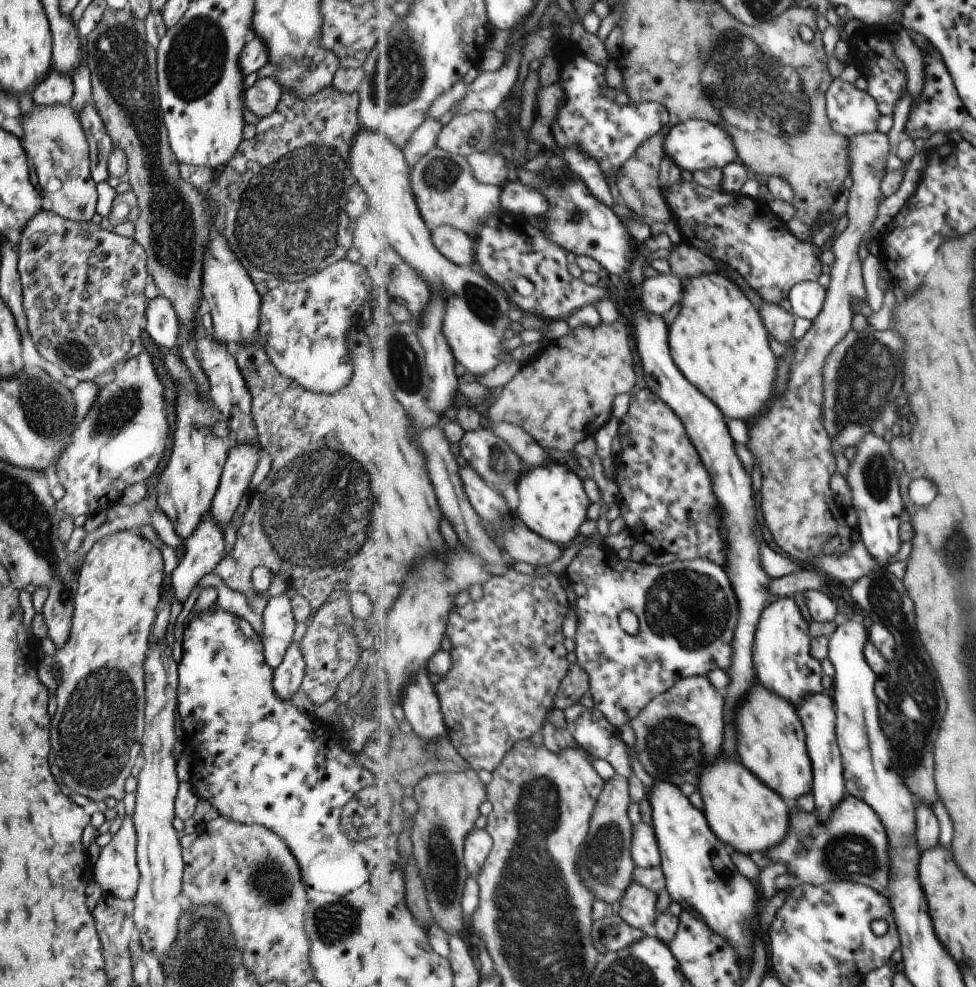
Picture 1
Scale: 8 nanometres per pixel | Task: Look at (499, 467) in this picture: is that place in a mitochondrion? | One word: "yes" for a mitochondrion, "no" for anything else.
yes

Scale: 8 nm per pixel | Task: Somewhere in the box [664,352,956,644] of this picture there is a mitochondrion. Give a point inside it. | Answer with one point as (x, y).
(877, 474)

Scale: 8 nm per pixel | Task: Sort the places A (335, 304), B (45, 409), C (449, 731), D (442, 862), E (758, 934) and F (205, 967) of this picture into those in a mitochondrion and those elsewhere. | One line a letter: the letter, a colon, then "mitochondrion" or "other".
A: other
B: mitochondrion
C: other
D: mitochondrion
E: other
F: mitochondrion

